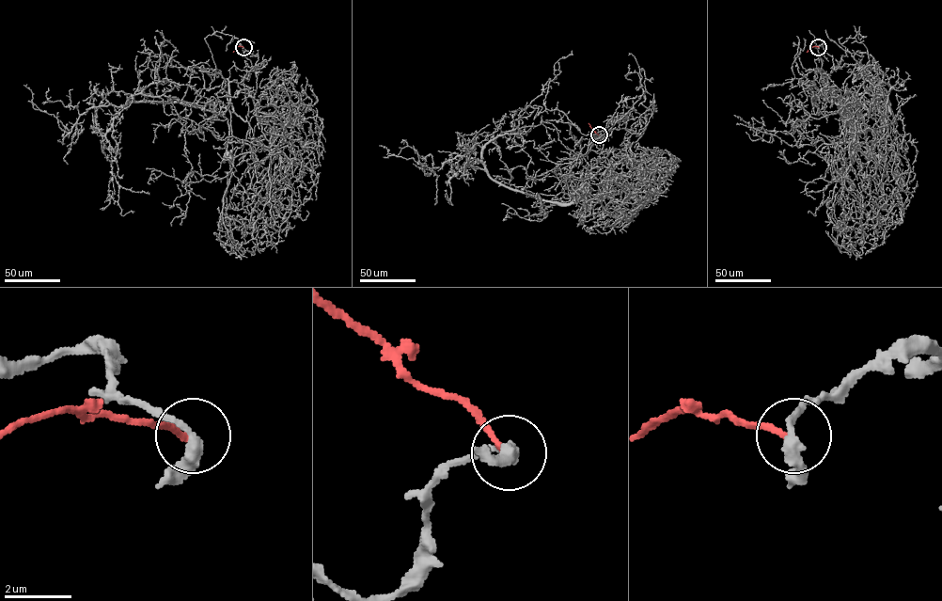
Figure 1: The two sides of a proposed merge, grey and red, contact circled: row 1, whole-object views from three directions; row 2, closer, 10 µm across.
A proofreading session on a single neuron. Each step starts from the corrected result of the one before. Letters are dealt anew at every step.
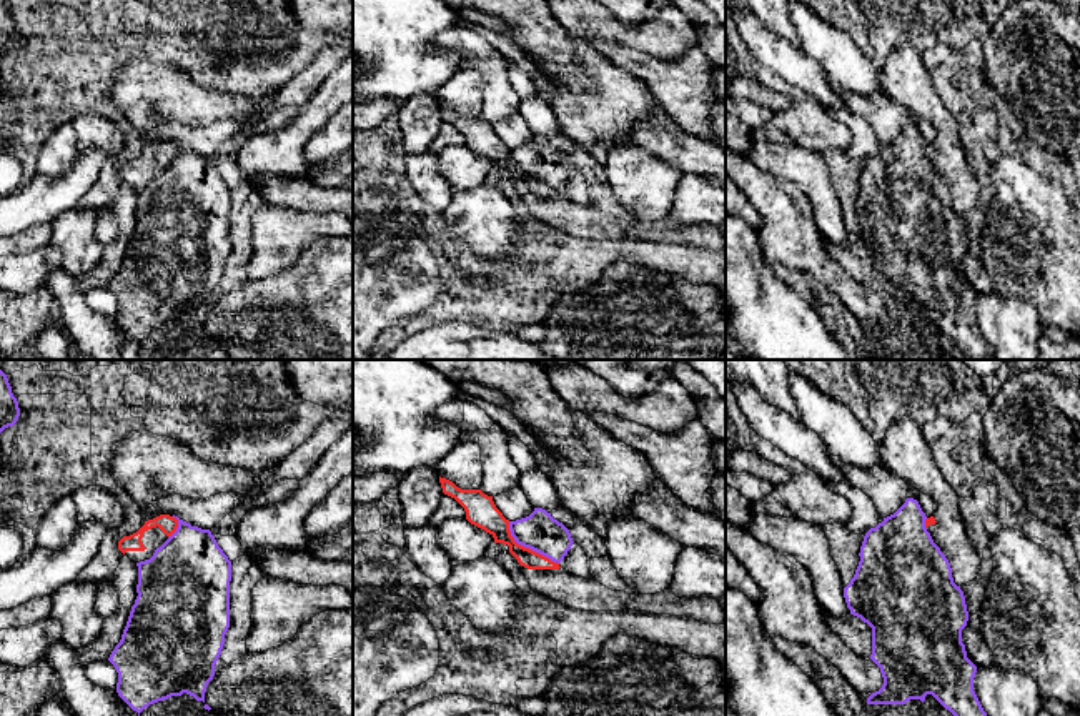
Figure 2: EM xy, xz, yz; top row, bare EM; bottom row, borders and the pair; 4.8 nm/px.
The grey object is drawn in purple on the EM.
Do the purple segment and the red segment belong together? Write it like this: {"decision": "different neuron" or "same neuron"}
{"decision": "different neuron"}

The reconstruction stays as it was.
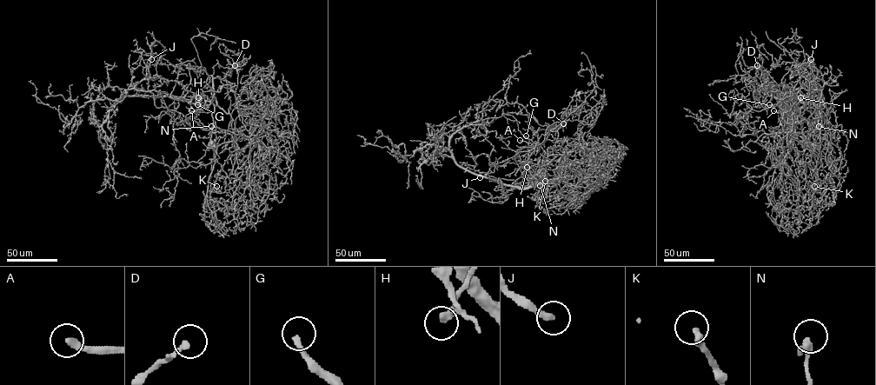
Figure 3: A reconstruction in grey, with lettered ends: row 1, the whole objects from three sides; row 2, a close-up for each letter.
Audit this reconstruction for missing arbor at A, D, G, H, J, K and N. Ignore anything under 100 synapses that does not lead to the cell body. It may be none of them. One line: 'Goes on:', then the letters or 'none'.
Goes on: A, G, J

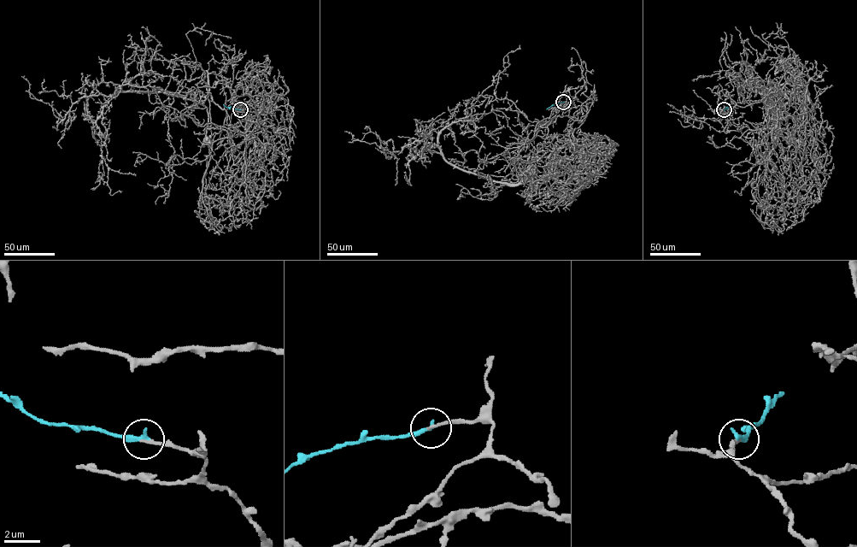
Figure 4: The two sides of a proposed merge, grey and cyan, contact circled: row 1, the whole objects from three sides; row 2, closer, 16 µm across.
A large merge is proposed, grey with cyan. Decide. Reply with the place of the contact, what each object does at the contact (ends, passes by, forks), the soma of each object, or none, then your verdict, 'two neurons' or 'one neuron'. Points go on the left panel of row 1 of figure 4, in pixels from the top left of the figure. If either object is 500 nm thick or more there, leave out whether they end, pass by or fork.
place (240, 109); grey ends; cyan ends; soma grey (207, 141); soma cyan none; one neuron

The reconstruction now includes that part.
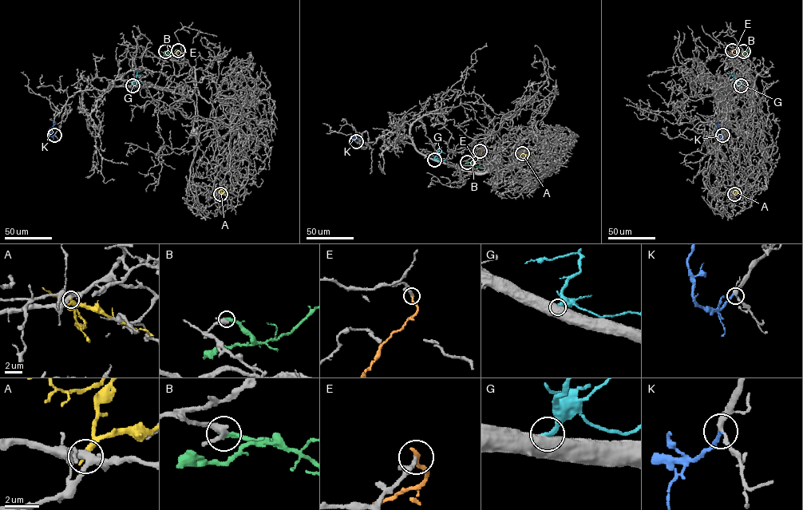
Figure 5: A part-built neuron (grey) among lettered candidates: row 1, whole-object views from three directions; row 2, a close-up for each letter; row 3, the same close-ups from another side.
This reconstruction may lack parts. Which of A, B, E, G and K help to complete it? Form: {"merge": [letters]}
{"merge": ["K"]}

